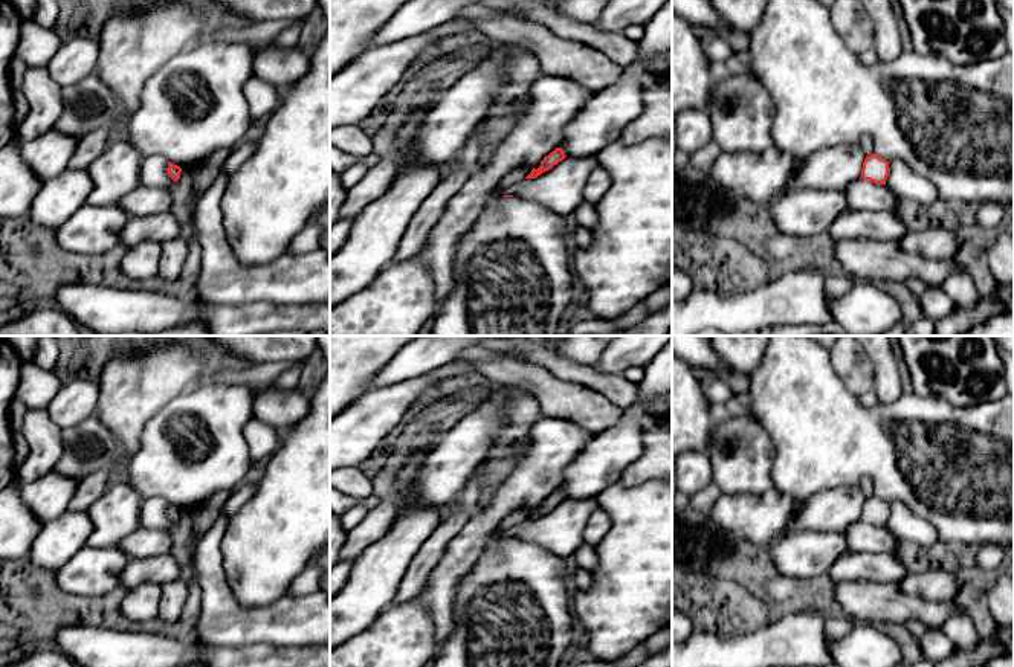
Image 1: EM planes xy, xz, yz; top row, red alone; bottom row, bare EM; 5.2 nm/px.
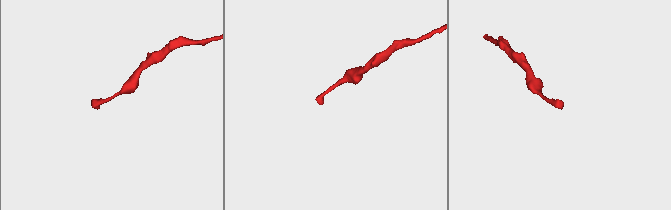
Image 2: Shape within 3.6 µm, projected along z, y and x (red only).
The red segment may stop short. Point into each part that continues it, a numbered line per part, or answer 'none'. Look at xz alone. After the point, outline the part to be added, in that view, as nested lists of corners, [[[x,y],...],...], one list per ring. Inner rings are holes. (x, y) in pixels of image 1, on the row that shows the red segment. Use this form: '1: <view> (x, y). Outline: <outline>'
none

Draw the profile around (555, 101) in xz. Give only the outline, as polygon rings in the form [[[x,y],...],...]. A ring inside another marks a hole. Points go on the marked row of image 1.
[[[541,75],[530,85],[530,102],[487,165],[476,165],[449,200],[421,253],[431,267],[440,304],[454,288],[455,246],[470,230],[499,189],[519,185],[545,156],[559,148],[565,127],[583,110],[591,92],[565,76]]]

